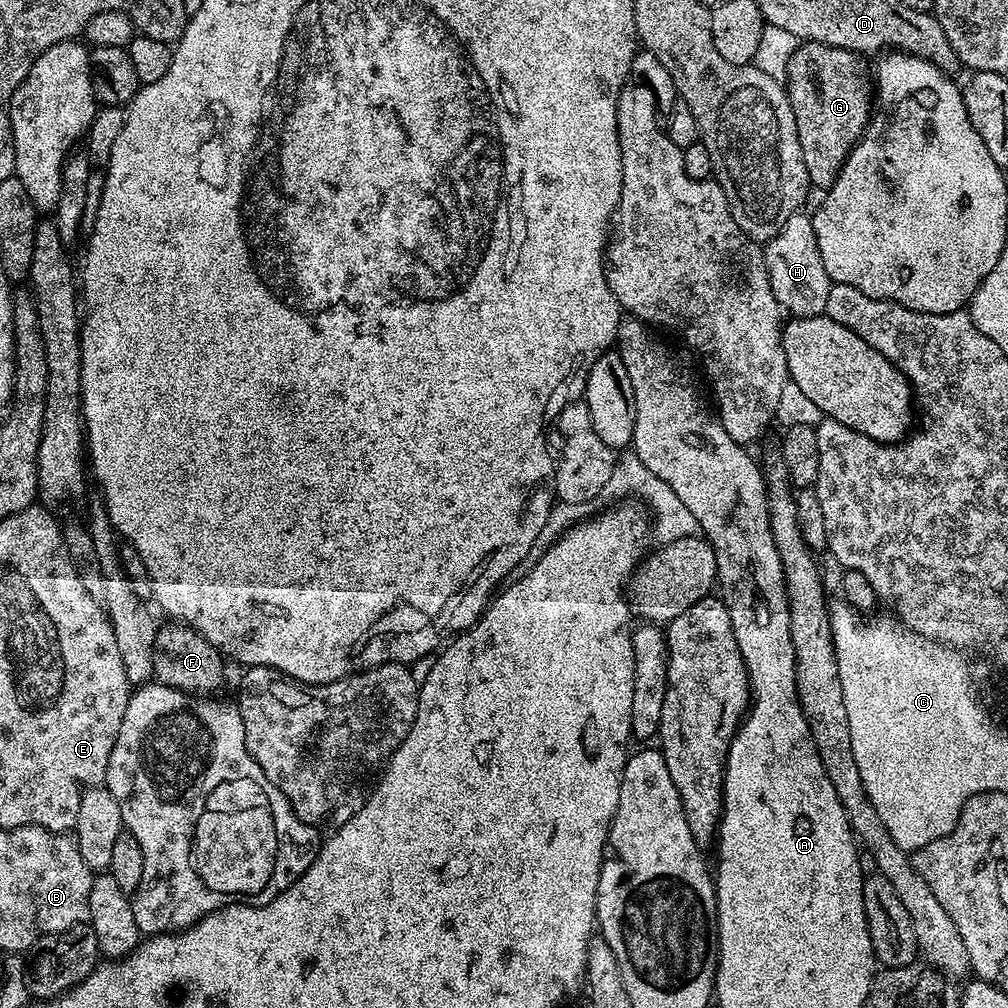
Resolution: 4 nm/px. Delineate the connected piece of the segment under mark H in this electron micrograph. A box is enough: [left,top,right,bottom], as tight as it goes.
[762,215,834,318]

